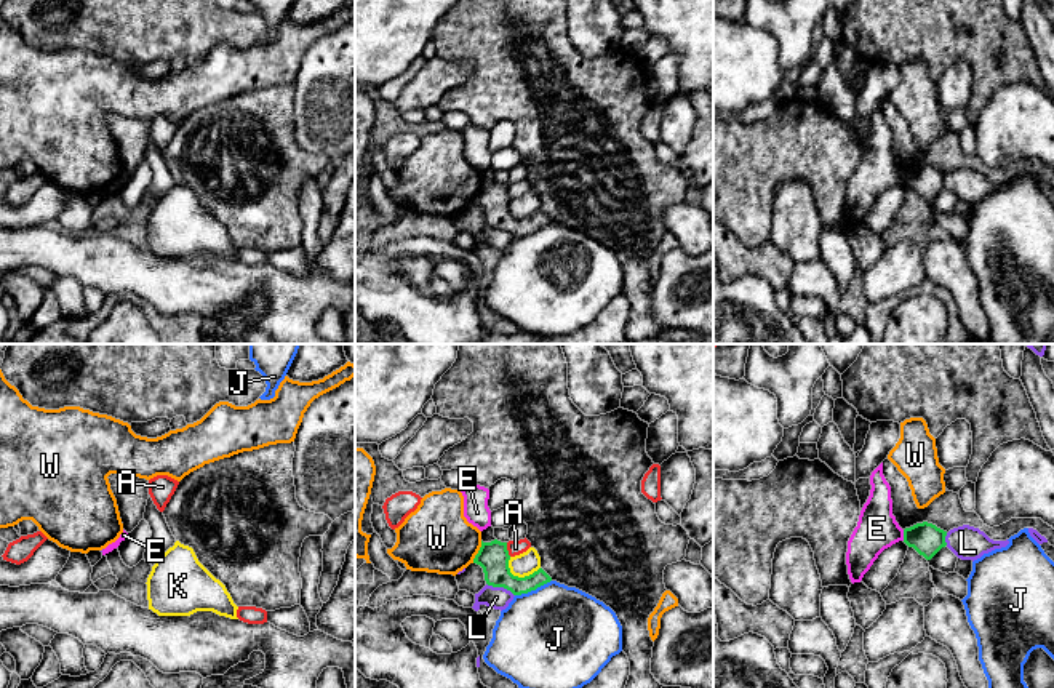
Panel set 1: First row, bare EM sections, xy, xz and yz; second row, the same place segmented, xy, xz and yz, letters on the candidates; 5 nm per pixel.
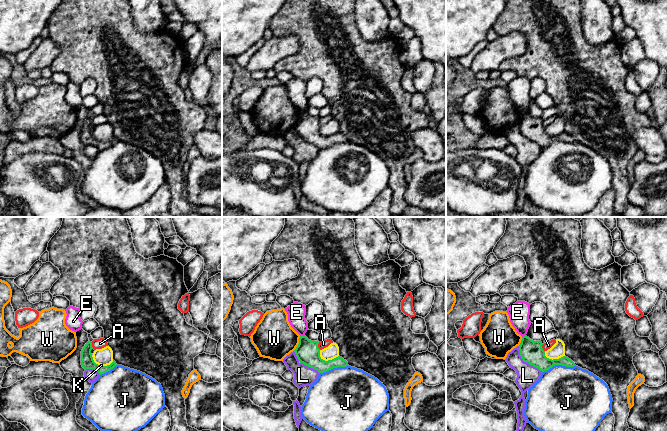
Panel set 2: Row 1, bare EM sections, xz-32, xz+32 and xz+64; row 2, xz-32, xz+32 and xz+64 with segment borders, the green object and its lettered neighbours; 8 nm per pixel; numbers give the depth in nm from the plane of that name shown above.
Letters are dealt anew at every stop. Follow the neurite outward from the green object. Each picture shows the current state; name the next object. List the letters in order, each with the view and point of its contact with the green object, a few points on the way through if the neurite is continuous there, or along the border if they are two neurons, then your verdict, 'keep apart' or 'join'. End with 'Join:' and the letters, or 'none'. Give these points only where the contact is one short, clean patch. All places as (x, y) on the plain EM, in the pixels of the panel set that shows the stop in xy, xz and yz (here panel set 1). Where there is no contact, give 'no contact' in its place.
A: xz (506, 191) | along xz (506, 184), (511, 197) | keep apart
E: yz (904, 176) | along yz (902, 172), (904, 181) | keep apart
J: xz (533, 231) | keep apart
K: xz (520, 220) | along xz (507, 202), (509, 212), (519, 218), (528, 218), (539, 208) | keep apart
L: xz (501, 228) | along xz (487, 224), (506, 229), (514, 237) | keep apart
W: xz (479, 194) | keep apart
Join: none

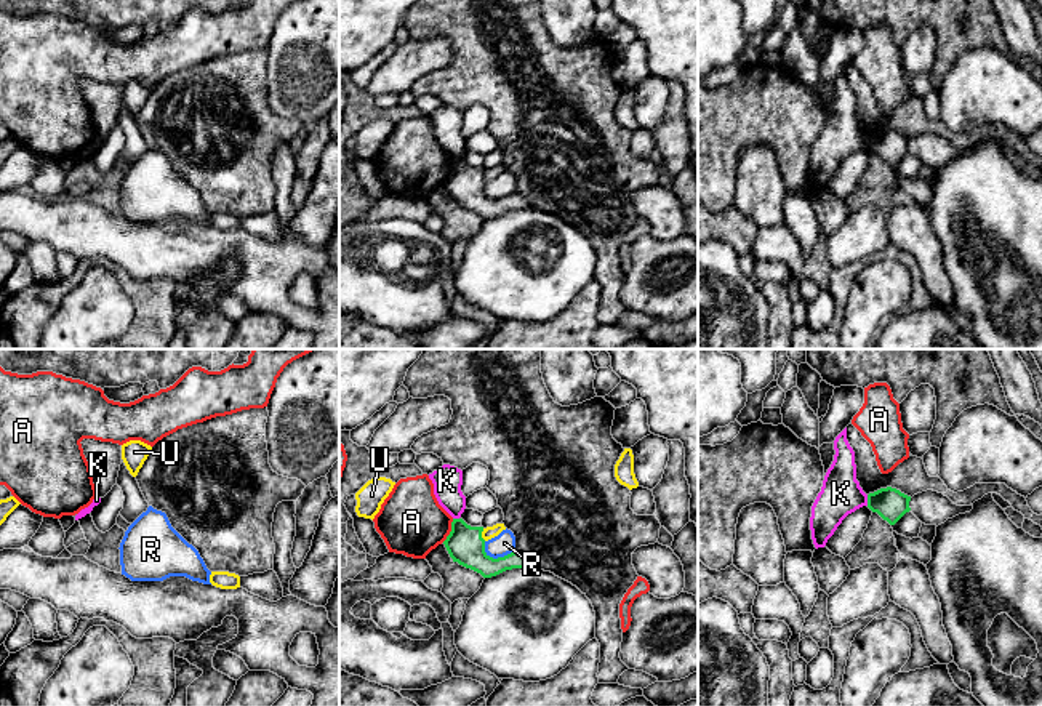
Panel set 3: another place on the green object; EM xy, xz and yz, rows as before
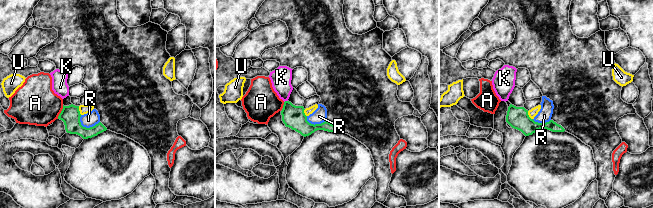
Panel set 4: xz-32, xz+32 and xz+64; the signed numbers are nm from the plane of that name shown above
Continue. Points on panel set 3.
A: xz (452, 172) | keep apart
K: yz (868, 141) | along yz (866, 136), (868, 146) | keep apart
R: xz (495, 200) | along xz (484, 183), (484, 191), (493, 199), (503, 199), (514, 191) | keep apart
U: xz (480, 176) | along xz (482, 170), (485, 181) | keep apart
Join: none

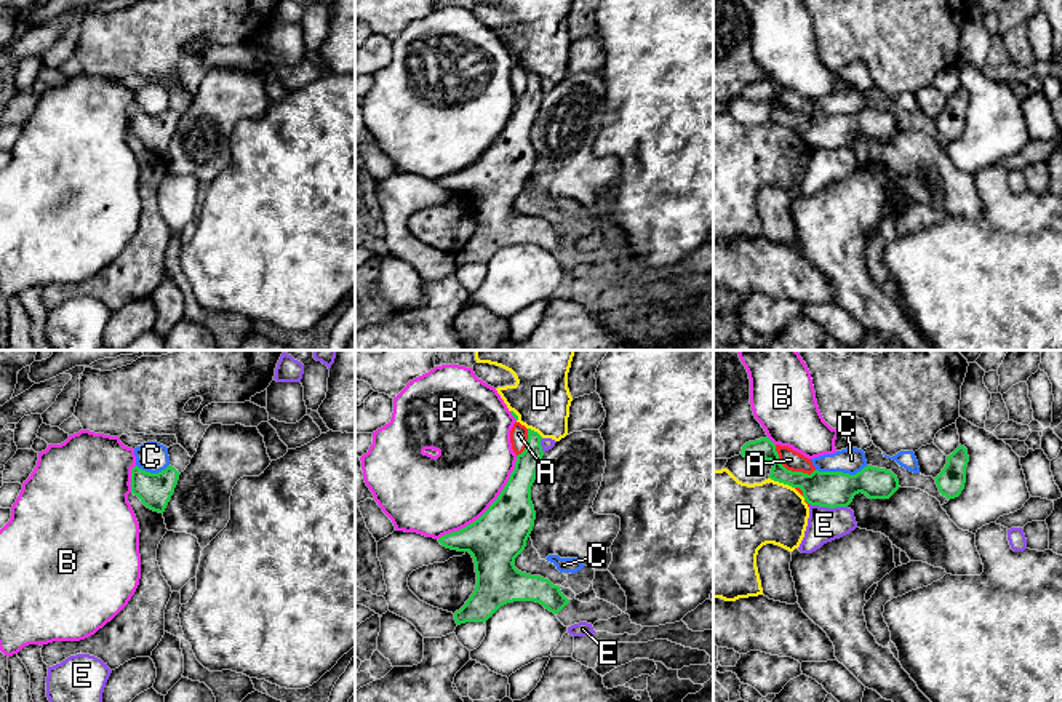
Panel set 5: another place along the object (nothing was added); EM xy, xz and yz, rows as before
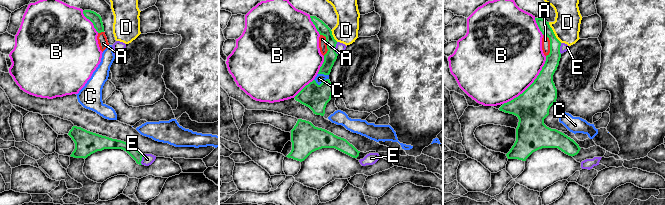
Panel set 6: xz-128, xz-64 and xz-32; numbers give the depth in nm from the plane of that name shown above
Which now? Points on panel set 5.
A: yz (789, 112) | keep apart
B: xz (490, 149) | keep apart
C: yz (842, 114) | keep apart
D: yz (782, 123) | along yz (770, 119), (794, 130) | keep apart
E: yz (829, 149) | keep apart
Join: none

